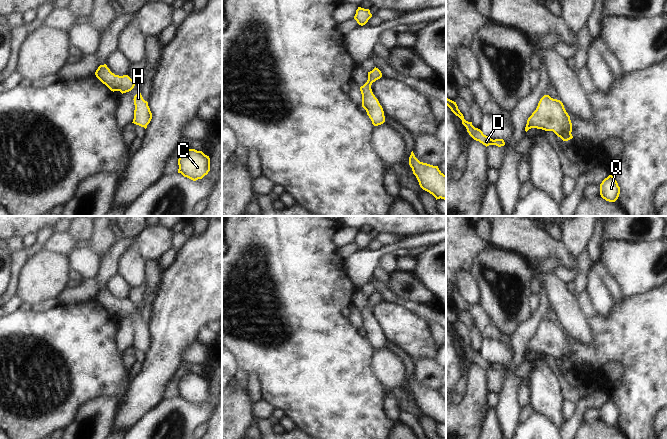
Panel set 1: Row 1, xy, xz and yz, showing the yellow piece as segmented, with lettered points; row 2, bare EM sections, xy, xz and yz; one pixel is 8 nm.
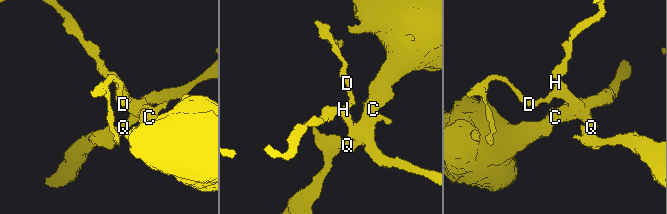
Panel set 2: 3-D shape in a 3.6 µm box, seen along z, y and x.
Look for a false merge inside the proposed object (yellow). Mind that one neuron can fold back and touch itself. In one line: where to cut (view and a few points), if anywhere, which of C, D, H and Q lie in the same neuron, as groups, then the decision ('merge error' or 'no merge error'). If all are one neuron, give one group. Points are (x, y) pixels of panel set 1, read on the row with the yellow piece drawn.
no cut | C D H Q | no merge error

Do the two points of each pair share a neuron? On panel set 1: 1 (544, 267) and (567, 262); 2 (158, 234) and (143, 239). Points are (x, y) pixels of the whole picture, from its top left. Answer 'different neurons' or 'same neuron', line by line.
1: different neurons
2: same neuron

